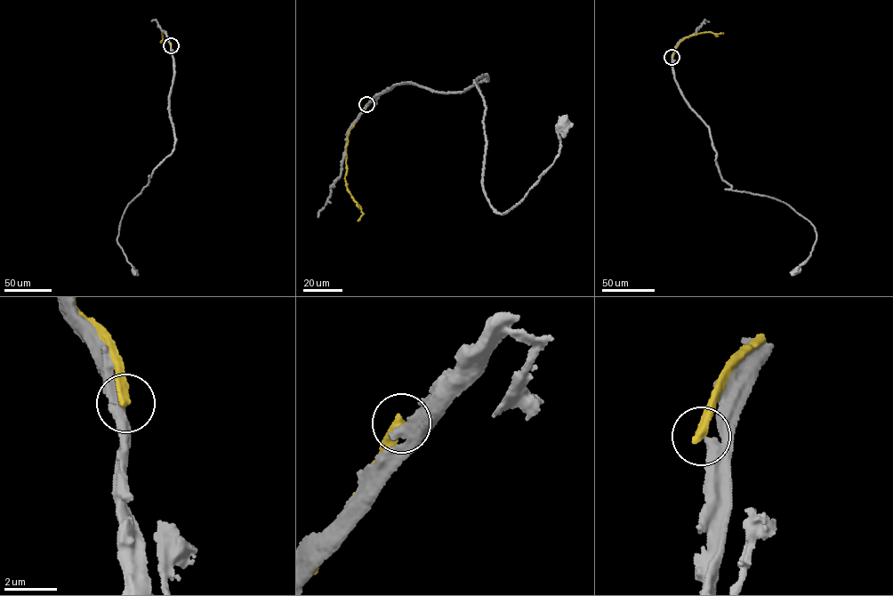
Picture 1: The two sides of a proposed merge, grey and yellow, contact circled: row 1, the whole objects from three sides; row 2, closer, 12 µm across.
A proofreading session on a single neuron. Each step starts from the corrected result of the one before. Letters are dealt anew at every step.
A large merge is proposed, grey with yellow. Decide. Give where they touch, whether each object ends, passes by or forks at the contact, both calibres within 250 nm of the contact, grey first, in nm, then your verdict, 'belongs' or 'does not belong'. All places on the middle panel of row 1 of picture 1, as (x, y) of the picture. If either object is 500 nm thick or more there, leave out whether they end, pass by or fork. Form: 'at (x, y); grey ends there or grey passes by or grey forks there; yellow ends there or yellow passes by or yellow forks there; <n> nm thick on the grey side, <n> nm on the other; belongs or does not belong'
at (366, 104); grey passes by; yellow ends there; 320 nm thick on the grey side, 360 nm on the other; does not belong

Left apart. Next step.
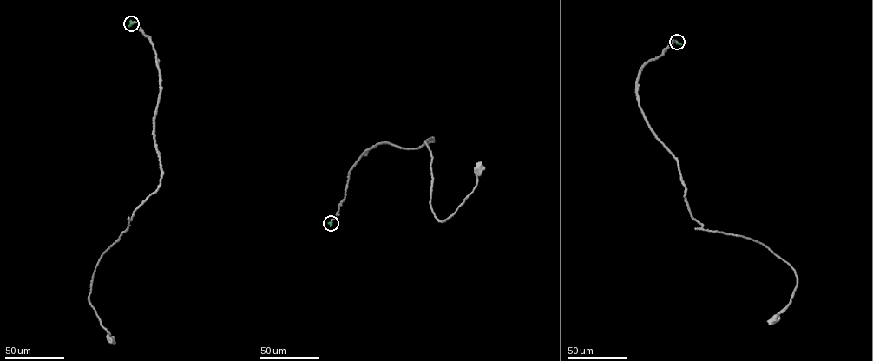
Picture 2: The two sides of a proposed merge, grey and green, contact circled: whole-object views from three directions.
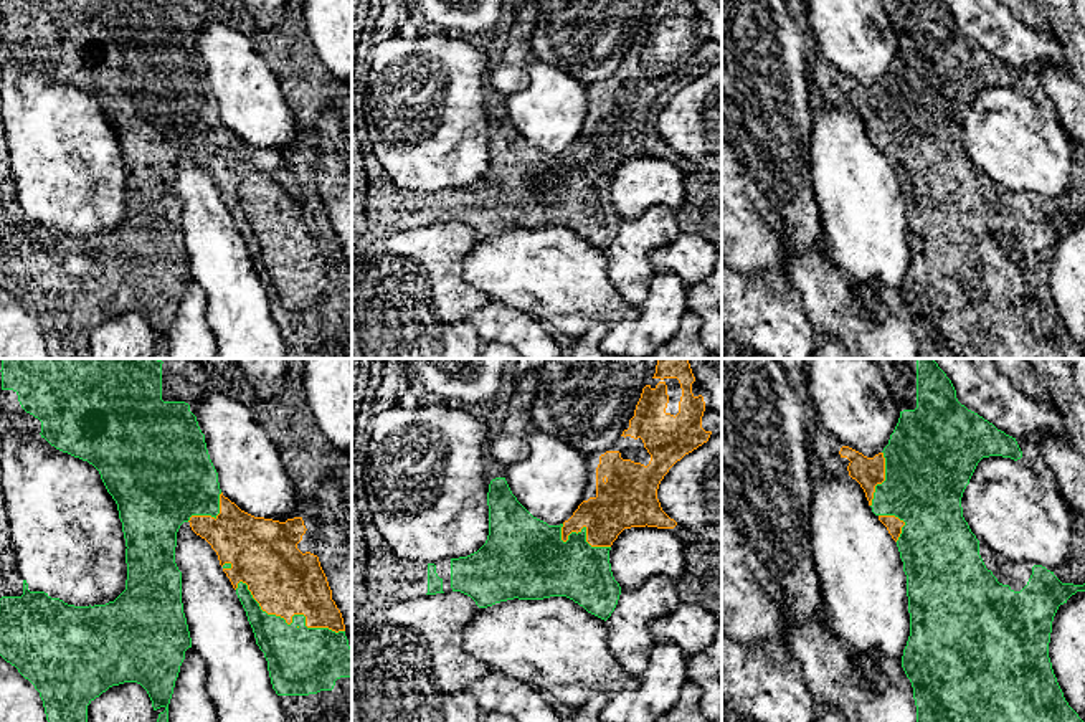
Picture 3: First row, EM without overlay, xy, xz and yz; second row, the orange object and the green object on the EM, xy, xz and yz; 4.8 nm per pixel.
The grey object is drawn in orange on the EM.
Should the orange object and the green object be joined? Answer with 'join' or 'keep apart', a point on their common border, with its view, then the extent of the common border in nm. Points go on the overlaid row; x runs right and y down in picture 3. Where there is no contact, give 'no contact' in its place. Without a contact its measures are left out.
join; contact xy (291, 622); length 600 nm

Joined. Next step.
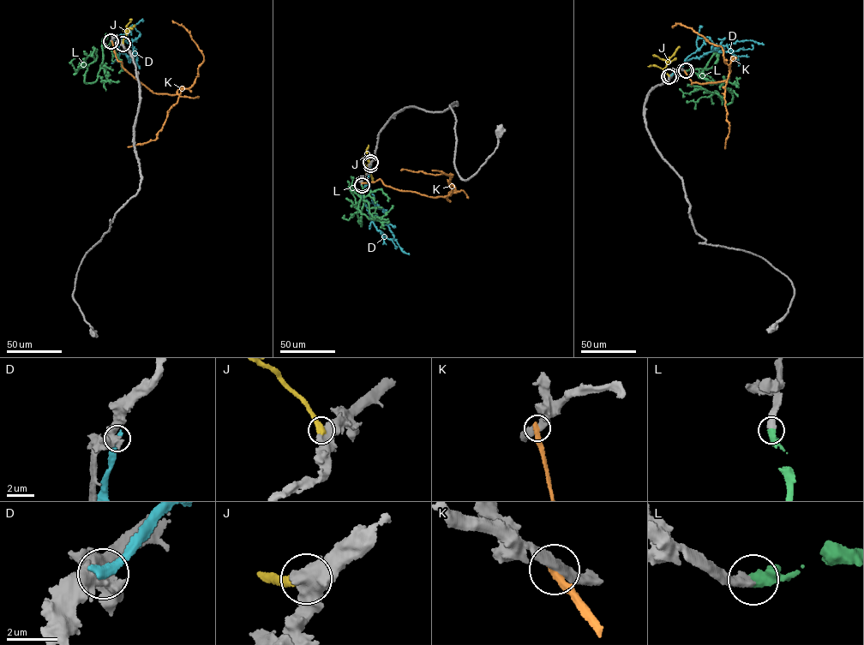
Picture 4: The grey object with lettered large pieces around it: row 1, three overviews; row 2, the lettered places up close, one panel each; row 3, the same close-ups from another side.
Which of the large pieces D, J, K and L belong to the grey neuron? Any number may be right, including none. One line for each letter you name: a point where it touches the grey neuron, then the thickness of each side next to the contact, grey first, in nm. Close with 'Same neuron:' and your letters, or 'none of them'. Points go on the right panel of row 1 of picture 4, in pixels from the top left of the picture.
L: (686, 70) | 400/500 nm
Same neuron: L

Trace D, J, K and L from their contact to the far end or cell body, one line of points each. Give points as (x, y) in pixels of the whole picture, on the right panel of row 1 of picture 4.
D: (671, 75), (686, 61), (699, 57), (715, 47), (745, 40), (764, 44)
J: (668, 76), (663, 69), (679, 46)
K: (684, 70), (692, 84), (726, 80), (731, 72), (721, 46), (709, 43), (692, 28), (678, 23), (673, 26)
L: (686, 71), (710, 68), (718, 50), (701, 74), (730, 91), (732, 101), (704, 89), (689, 93), (680, 88)

